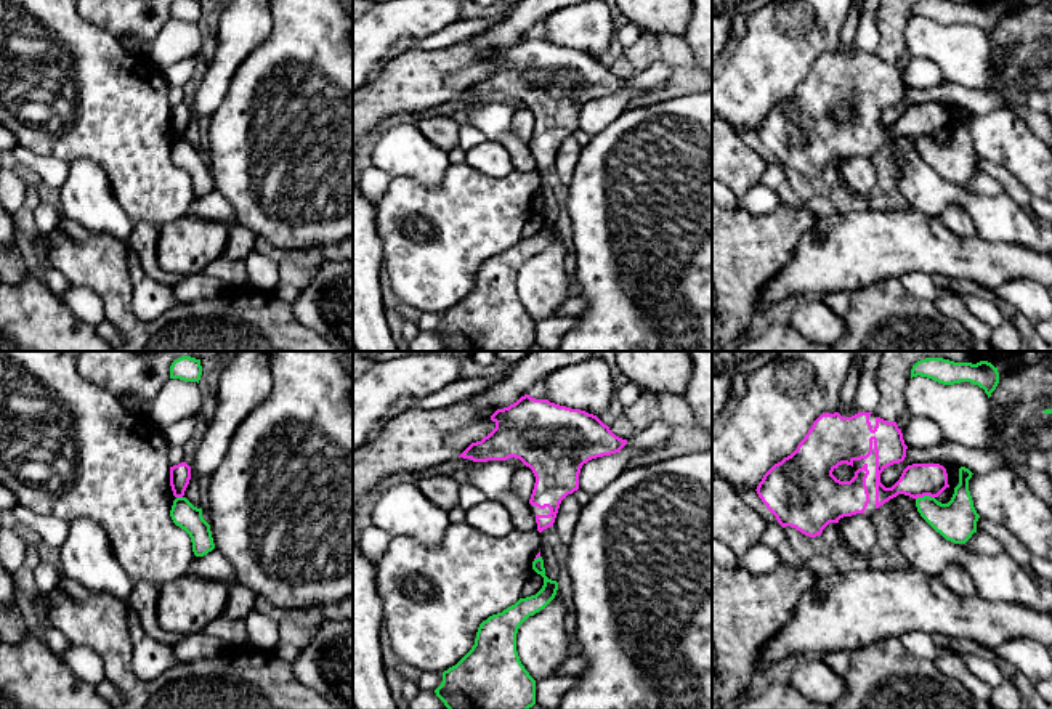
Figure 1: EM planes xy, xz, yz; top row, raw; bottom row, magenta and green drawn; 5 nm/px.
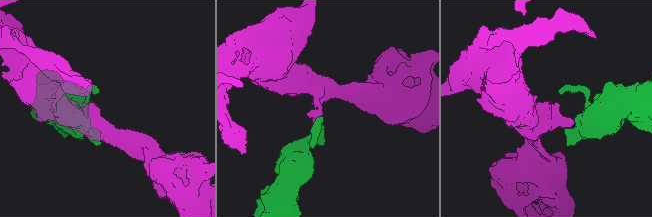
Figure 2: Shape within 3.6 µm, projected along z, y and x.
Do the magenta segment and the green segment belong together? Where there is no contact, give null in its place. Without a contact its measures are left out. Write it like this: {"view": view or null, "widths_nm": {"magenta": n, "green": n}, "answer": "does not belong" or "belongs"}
{"view": "yz", "widths_nm": {"magenta": 170, "green": 200}, "answer": "does not belong"}

